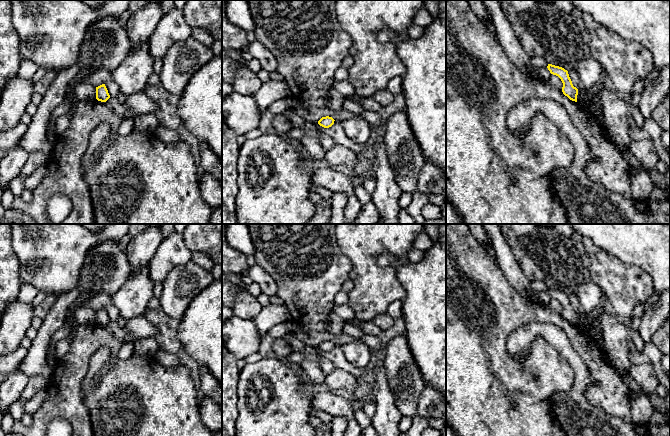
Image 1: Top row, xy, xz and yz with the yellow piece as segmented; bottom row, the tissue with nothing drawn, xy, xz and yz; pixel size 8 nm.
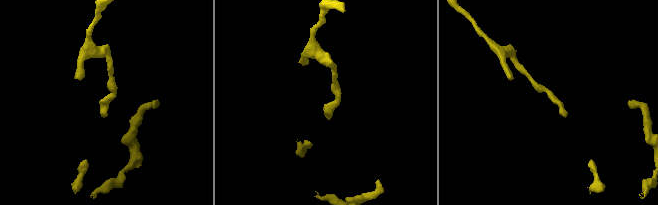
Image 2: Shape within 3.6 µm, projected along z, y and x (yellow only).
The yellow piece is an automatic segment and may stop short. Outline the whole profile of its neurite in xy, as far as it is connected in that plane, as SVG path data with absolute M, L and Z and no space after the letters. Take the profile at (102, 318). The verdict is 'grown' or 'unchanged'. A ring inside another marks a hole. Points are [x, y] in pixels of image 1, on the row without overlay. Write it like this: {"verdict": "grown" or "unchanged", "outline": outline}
{"verdict": "unchanged", "outline": "M105 308L96 311L96 323L101 326L106 326L110 322Z"}

